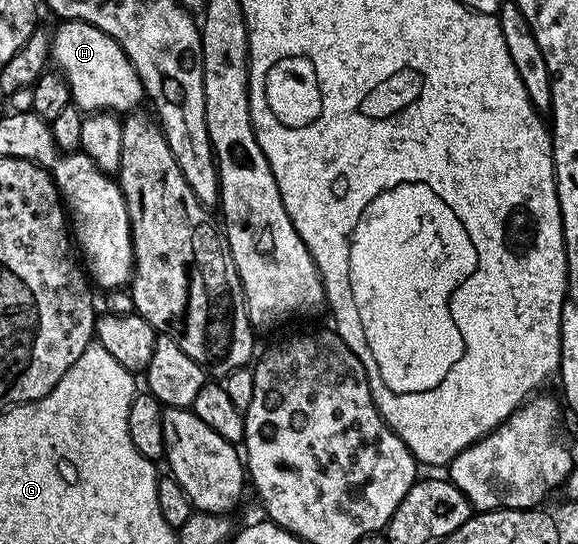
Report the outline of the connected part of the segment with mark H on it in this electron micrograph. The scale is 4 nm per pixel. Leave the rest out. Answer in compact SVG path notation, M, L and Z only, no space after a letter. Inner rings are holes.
M62 20L57 23L58 31L55 29L50 43L50 52L53 65L60 71L63 78L70 85L70 96L73 105L83 112L113 112L119 116L125 116L137 111L141 102L144 102L142 93L142 81L136 72L136 68L128 60L124 48L108 32L100 32L87 22L76 22L73 20Z

